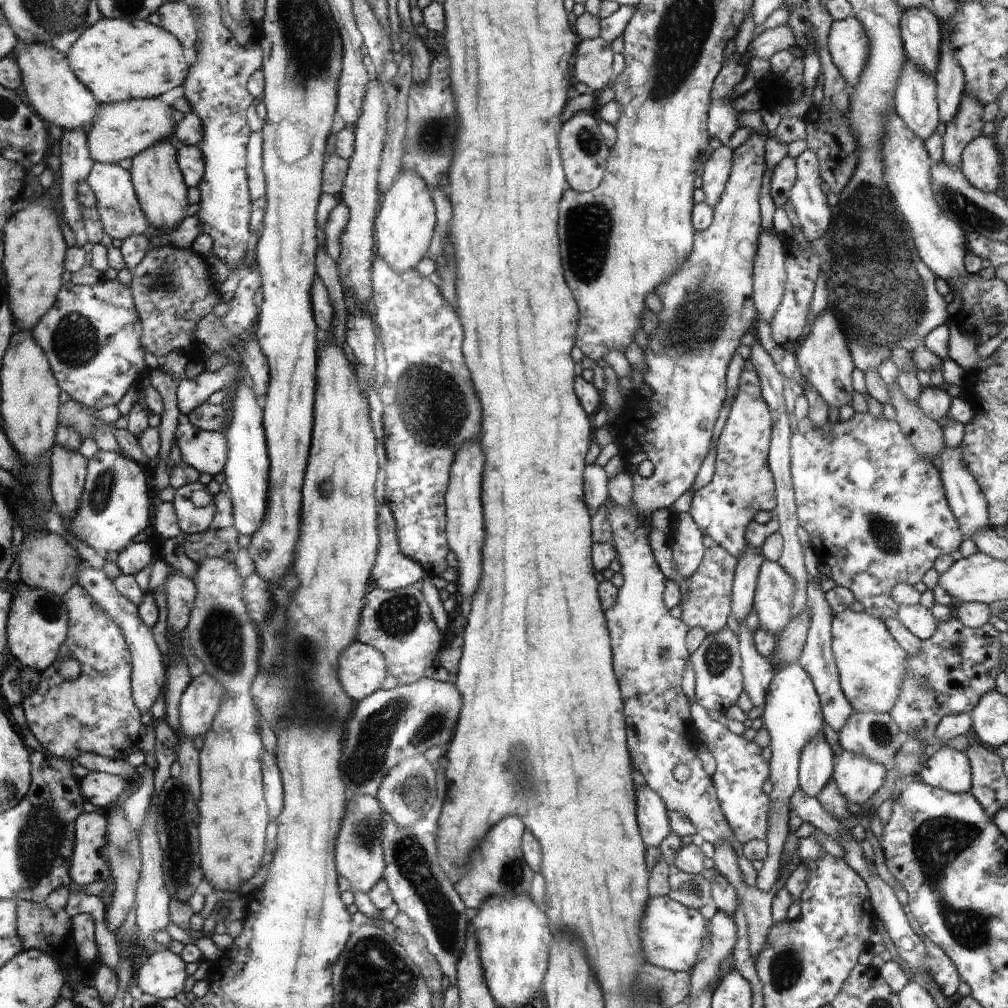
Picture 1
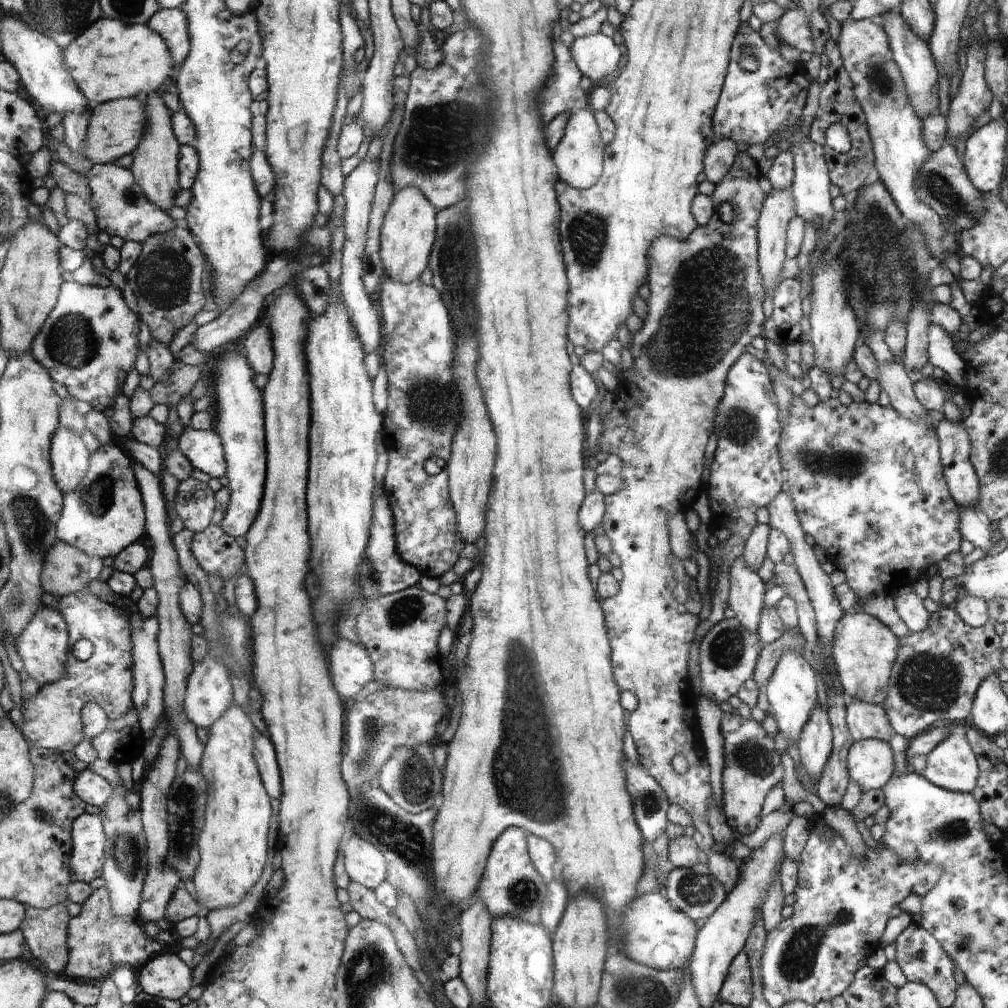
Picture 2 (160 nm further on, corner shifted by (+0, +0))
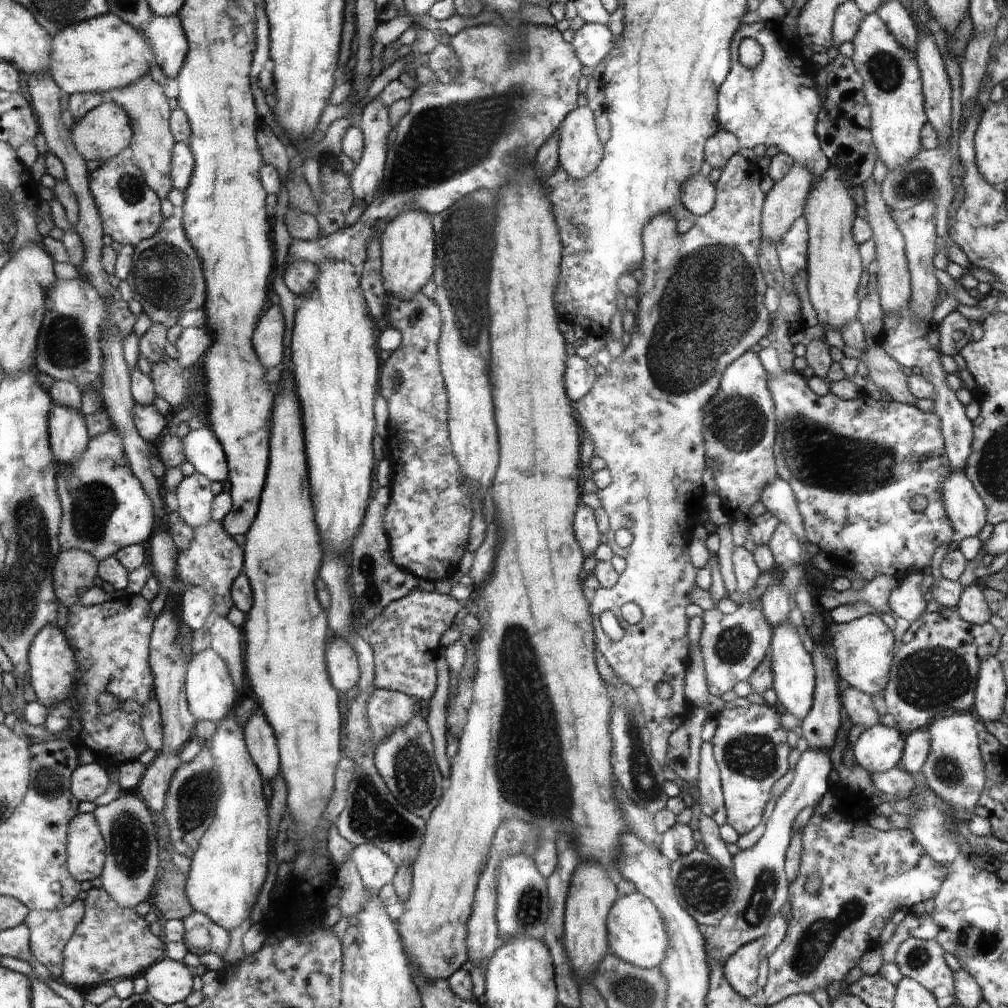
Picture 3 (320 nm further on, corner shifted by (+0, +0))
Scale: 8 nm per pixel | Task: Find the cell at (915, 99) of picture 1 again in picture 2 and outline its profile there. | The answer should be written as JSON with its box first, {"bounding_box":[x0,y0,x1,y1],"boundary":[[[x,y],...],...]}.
{"bounding_box":[877,11,938,120],"boundary":[[[896,11],[888,12],[877,19],[884,27],[885,33],[888,34],[889,45],[893,50],[893,60],[901,72],[902,80],[904,80],[904,88],[906,88],[906,98],[914,110],[914,114],[920,120],[926,116],[932,116],[938,109],[938,72],[935,62],[933,61],[931,52],[928,48],[929,44],[924,42],[902,18],[901,14]]]}

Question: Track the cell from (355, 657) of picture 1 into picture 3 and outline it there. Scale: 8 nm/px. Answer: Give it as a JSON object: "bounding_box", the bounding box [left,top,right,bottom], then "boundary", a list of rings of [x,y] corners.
{"bounding_box":[328,640,361,692],"boundary":[[[332,640],[329,646],[328,662],[330,680],[333,681],[334,688],[338,692],[350,690],[361,680],[361,665],[356,660],[353,648],[348,646],[346,640]]]}

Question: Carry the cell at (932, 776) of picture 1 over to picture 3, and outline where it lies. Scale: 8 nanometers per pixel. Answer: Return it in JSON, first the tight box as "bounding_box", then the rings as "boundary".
{"bounding_box":[922,712,985,821],"boundary":[[[956,712],[937,718],[926,729],[930,732],[930,752],[922,766],[926,785],[946,804],[954,806],[960,820],[969,821],[985,786],[985,765],[979,750],[978,718],[971,713]]]}

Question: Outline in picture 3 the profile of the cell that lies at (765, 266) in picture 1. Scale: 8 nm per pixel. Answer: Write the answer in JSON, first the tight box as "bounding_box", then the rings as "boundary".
{"bounding_box":[762,163,814,246],"boundary":[[[795,163],[794,168],[774,184],[766,194],[765,211],[762,212],[762,240],[776,246],[792,224],[804,215],[814,179],[810,168]]]}

